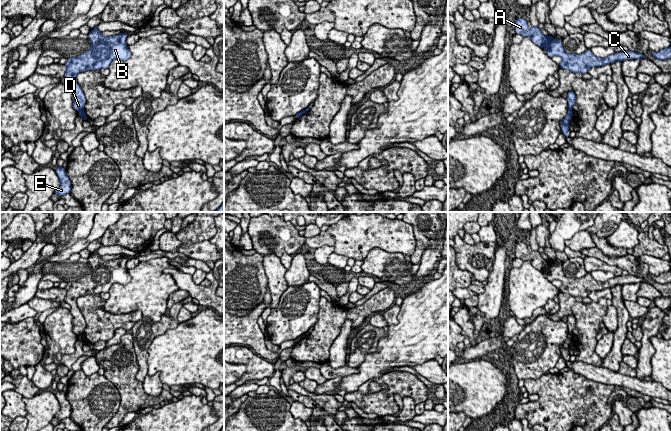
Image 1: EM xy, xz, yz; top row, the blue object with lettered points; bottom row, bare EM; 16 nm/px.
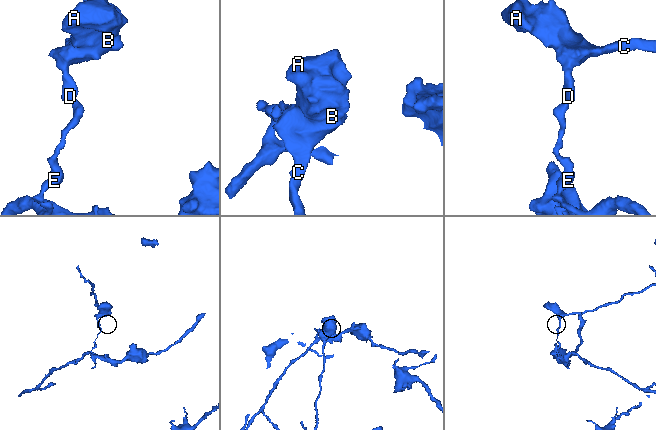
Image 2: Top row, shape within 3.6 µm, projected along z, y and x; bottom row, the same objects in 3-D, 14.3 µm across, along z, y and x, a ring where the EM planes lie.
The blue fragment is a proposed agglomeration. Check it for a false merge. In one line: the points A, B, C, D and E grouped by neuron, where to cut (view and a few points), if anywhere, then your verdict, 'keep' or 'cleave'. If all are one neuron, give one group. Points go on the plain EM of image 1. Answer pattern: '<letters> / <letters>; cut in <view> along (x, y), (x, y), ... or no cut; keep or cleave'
A B C D / E; cut in yz along (568, 332), (571, 334); cleave

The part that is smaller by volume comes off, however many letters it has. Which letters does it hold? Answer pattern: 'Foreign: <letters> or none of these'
Foreign: A, B, C, D

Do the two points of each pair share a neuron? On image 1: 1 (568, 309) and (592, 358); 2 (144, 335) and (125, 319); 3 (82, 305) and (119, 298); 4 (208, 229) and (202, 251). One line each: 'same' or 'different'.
1: same
2: different
3: different
4: different

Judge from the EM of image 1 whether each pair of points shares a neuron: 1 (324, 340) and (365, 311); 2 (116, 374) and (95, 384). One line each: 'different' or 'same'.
1: same
2: different

